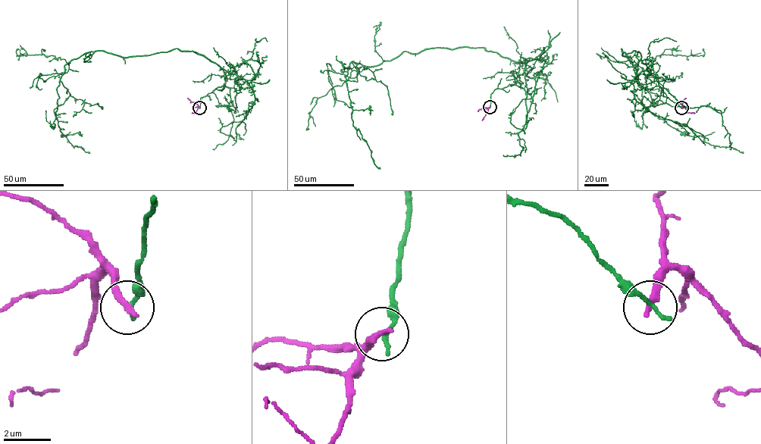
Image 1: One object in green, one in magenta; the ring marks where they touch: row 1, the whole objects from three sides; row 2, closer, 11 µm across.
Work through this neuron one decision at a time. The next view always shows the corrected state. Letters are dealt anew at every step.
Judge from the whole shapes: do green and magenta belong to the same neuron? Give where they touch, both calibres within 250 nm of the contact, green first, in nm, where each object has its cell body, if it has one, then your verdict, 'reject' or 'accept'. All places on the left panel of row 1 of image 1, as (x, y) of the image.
(199, 107) | 200/320 nm | green none | magenta none | reject

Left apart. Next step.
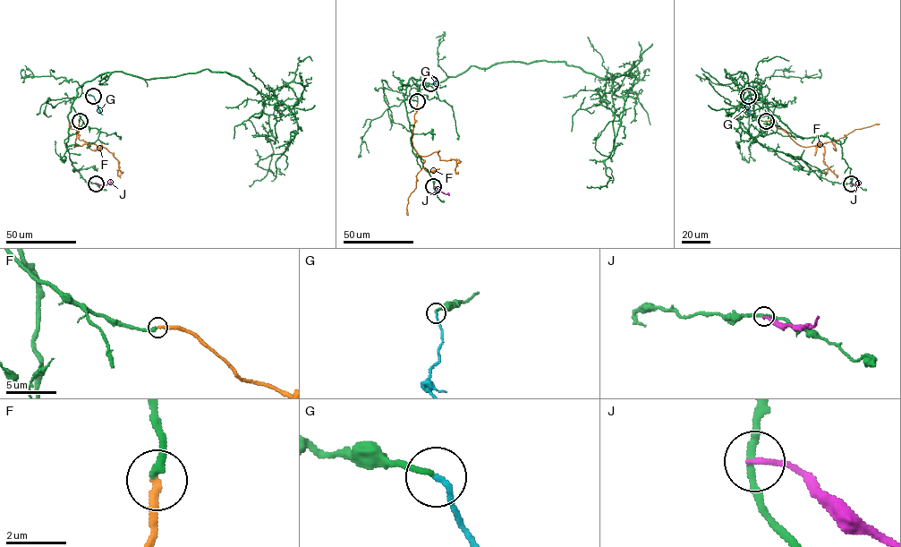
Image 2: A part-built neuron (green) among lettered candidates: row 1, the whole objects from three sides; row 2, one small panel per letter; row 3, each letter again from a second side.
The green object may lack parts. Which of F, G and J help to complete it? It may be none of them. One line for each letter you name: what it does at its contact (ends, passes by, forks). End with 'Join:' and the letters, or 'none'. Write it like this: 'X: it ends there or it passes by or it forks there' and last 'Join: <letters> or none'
F: it ends there
G: it ends there
Join: F, G

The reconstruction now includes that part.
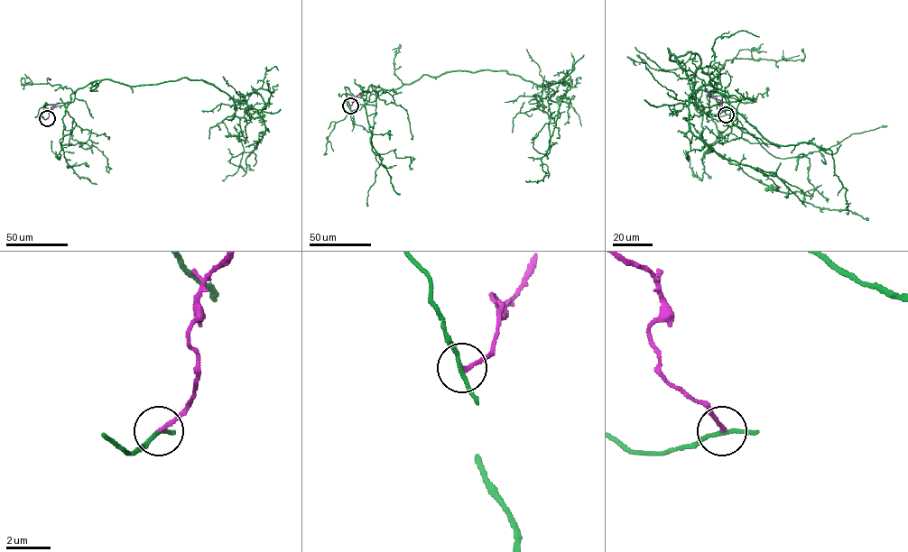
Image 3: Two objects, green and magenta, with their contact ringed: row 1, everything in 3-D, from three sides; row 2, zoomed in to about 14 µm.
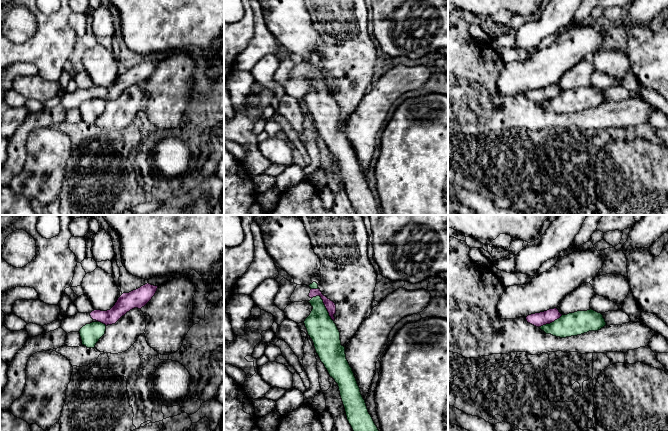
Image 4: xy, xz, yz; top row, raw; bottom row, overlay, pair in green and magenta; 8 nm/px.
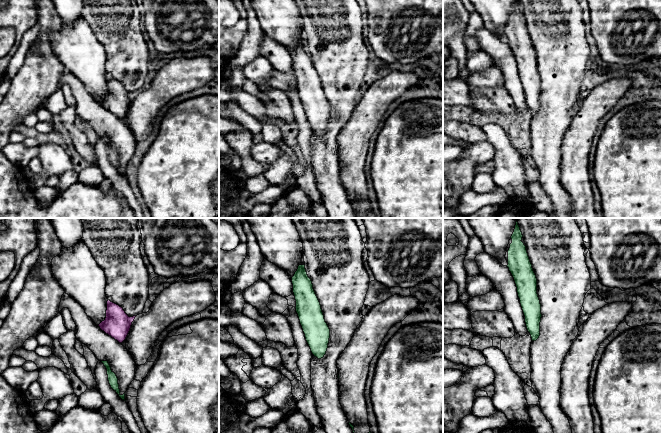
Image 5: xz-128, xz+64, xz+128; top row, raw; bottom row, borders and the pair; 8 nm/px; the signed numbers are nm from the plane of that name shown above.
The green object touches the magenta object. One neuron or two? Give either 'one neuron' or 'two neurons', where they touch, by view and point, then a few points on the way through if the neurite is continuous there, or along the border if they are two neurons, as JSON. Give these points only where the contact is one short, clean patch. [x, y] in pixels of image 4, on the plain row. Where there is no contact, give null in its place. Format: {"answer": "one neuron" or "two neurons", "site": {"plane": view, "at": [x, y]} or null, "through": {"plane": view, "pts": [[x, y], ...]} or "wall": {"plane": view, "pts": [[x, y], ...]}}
{"answer": "two neurons", "site": {"plane": "xz", "at": [324, 82]}, "wall": {"plane": "xz", "pts": [[313, 72], [321, 74], [328, 91], [333, 97]]}}

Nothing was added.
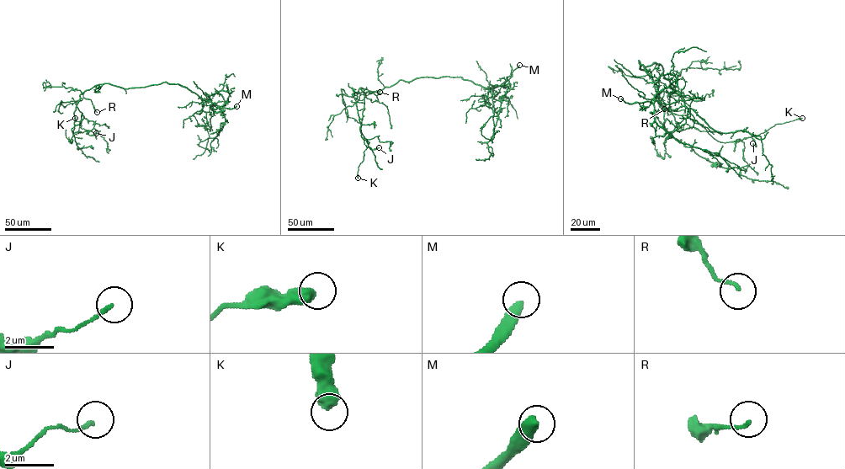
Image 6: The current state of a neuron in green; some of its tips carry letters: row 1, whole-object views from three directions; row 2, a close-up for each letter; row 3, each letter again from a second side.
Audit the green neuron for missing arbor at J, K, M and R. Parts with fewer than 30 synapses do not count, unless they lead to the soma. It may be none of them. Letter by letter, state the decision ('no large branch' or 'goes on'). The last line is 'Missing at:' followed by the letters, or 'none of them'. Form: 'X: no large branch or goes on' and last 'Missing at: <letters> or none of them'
J: no large branch
K: no large branch
M: goes on
R: no large branch
Missing at: M

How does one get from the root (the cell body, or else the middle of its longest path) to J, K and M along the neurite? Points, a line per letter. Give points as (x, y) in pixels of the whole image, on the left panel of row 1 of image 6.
J: (142, 87), (99, 84), (79, 95), (77, 133), (85, 130), (90, 135), (96, 133)
K: (142, 87), (95, 85), (79, 95), (77, 105), (82, 113), (77, 133), (84, 131), (75, 118)
M: (142, 87), (164, 82), (178, 83), (220, 108), (231, 109), (236, 106)

